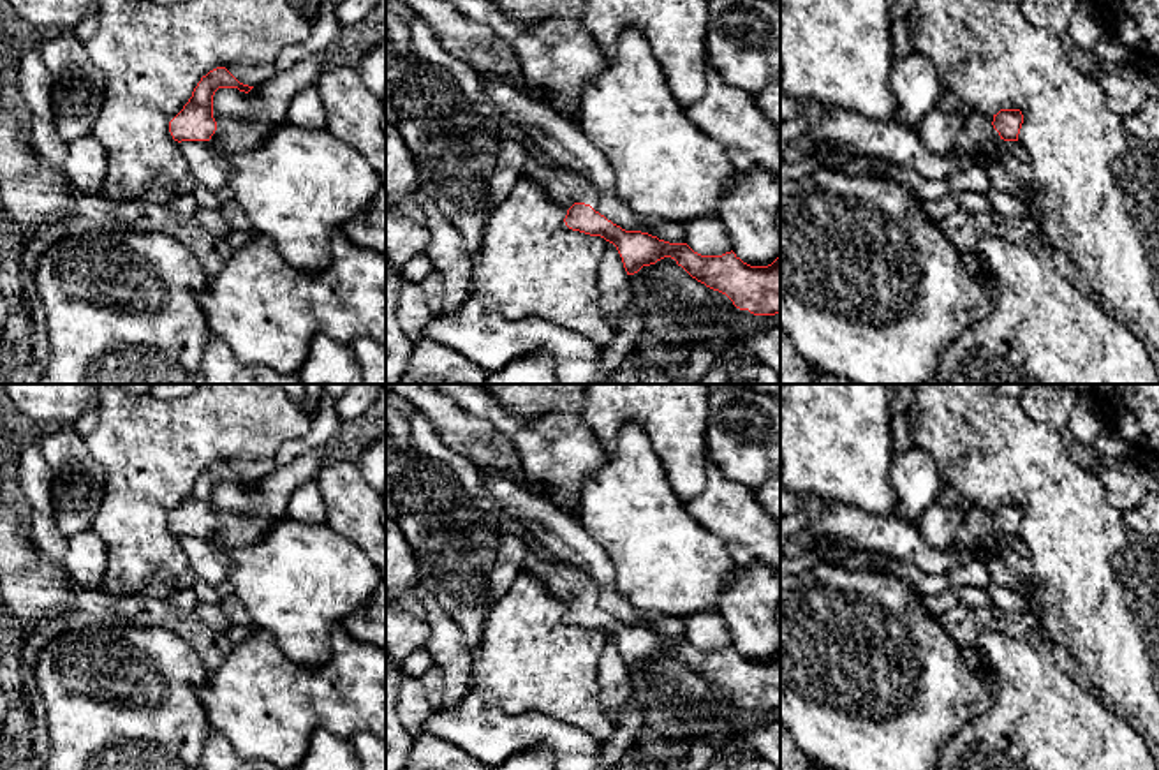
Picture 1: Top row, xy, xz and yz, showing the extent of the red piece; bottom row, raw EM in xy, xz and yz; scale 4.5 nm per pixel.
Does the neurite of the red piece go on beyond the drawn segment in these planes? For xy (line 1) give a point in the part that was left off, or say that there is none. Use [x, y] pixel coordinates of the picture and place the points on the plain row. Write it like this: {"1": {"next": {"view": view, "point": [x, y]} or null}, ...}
{"1": {"next": null}}

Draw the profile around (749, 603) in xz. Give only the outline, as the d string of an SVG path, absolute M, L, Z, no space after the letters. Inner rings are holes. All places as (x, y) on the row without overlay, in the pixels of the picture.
M761 562L738 566L722 589L719 615L731 643L750 661L768 661L780 650L780 573Z

